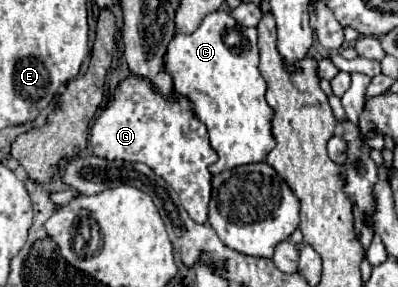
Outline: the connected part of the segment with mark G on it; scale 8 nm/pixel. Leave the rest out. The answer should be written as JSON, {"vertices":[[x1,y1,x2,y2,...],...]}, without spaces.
{"vertices":[[130,75,116,87,114,101,96,119,90,131,90,147,96,157,148,165,180,195,184,209,196,223,208,223,208,165,216,163,218,155,208,143,206,125,194,117,188,99,174,95,174,101,166,101,148,85,148,81]]}

